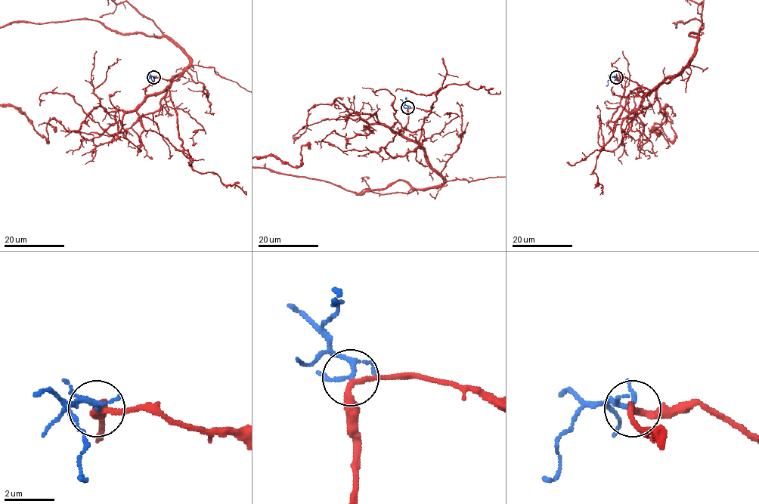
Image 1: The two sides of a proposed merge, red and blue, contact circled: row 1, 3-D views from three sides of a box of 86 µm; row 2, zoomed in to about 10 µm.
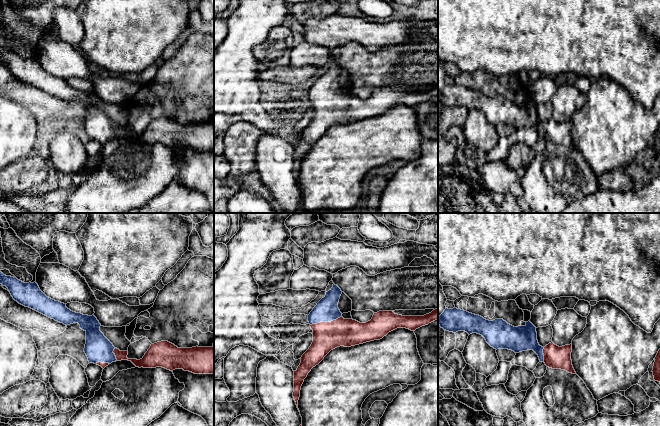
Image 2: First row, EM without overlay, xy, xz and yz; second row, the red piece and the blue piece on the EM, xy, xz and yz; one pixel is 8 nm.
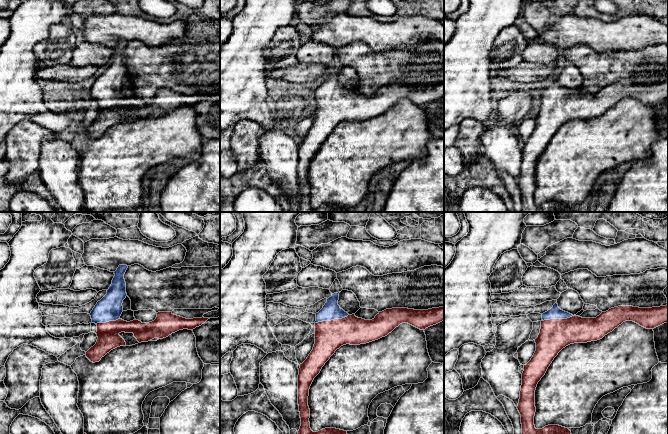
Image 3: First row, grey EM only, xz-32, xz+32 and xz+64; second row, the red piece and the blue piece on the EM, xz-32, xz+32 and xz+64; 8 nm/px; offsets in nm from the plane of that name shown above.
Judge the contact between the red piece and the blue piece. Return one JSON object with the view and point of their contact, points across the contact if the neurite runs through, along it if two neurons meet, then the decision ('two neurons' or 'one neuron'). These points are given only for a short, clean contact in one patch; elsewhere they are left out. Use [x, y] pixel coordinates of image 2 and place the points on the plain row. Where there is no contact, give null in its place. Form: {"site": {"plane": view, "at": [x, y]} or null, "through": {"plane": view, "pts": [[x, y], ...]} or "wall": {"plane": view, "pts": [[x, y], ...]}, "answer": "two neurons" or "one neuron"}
{"site": {"plane": "xz", "at": [325, 98]}, "through": {"plane": "xz", "pts": [[327, 112], [325, 98], [326, 86]]}, "answer": "one neuron"}

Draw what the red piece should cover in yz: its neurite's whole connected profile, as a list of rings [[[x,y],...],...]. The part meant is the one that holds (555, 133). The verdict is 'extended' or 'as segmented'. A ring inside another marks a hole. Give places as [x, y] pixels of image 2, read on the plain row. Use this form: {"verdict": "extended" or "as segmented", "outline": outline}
{"verdict": "extended", "outline": [[[446,84],[438,93],[438,100],[453,109],[480,110],[496,126],[508,125],[515,129],[533,126],[547,143],[576,150],[571,136],[572,120],[559,123],[551,118],[545,123],[540,122],[536,103],[530,97],[525,102],[514,103],[503,95],[489,97],[461,85]]]}

